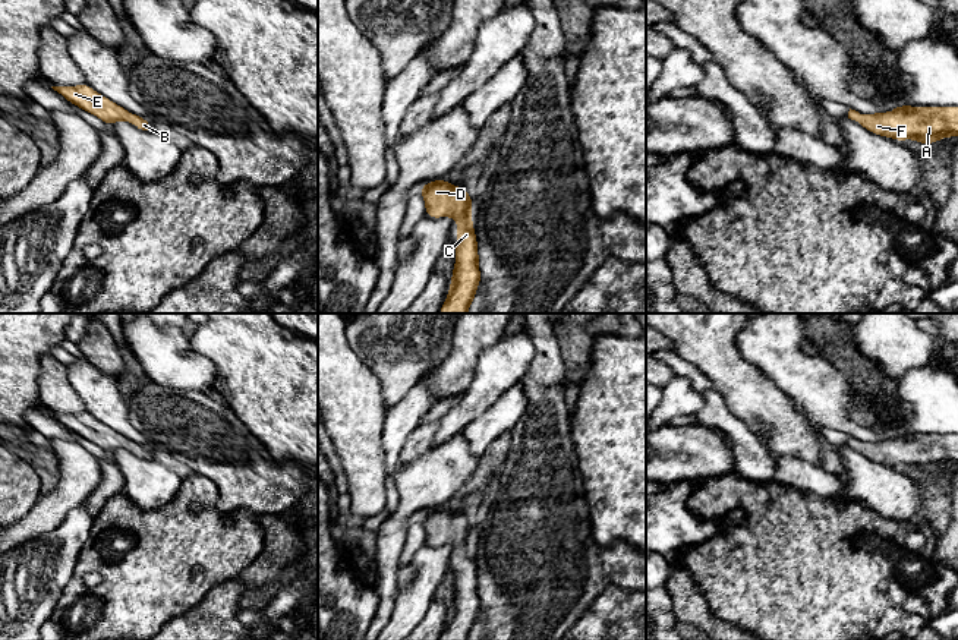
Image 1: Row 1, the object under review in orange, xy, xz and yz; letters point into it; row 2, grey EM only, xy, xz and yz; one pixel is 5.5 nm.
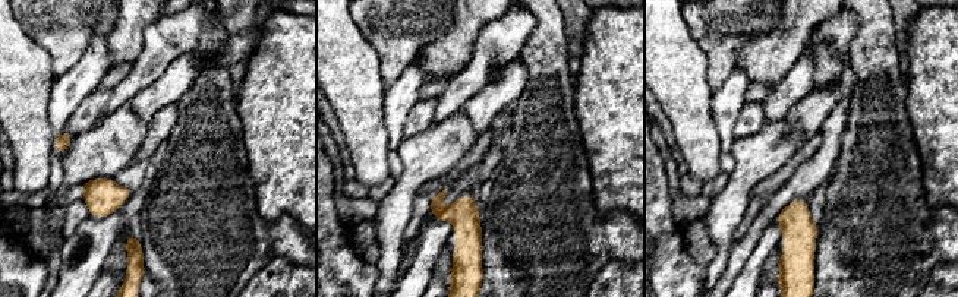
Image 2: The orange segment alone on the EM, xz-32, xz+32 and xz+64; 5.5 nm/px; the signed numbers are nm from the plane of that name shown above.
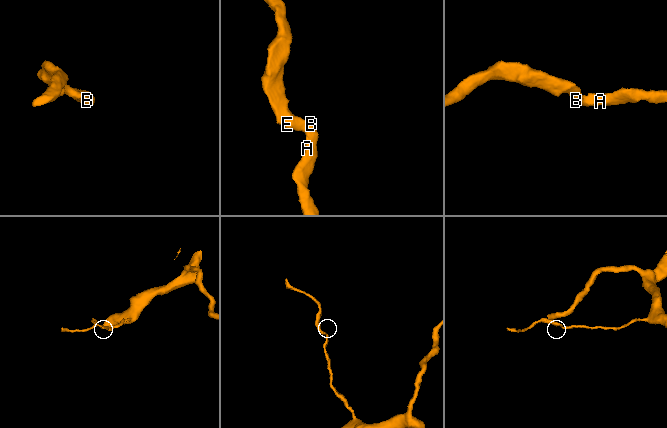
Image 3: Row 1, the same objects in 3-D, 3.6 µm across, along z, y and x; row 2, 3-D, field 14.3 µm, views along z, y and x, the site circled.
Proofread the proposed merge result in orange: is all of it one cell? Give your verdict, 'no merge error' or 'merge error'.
no merge error

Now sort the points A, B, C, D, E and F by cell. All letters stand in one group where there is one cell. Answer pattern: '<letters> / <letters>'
A B C D E F

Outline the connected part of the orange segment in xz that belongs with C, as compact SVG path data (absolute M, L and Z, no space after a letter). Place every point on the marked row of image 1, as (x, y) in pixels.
M437 179L419 187L428 218L453 217L457 221L456 267L450 277L450 291L439 313L467 313L482 281L475 227L473 201L467 190Z

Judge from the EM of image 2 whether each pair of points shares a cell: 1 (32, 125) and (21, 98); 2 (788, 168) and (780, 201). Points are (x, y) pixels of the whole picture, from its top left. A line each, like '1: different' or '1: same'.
1: same
2: different

